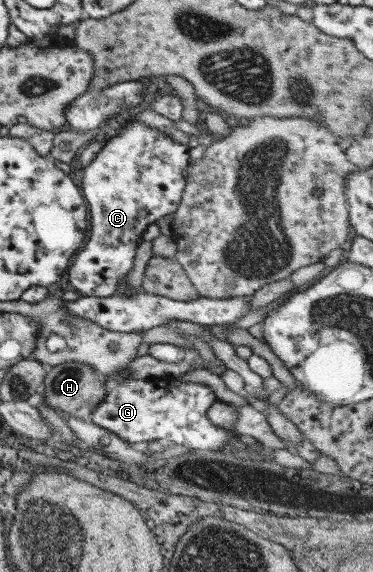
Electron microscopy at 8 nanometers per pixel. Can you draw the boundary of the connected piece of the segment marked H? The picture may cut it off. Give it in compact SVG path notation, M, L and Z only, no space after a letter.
M70 360L70 362L64 362L48 368L41 392L44 404L53 408L57 414L58 412L63 412L67 416L91 420L92 411L106 396L109 388L110 386L106 386L104 377L97 374L97 371L91 366Z

